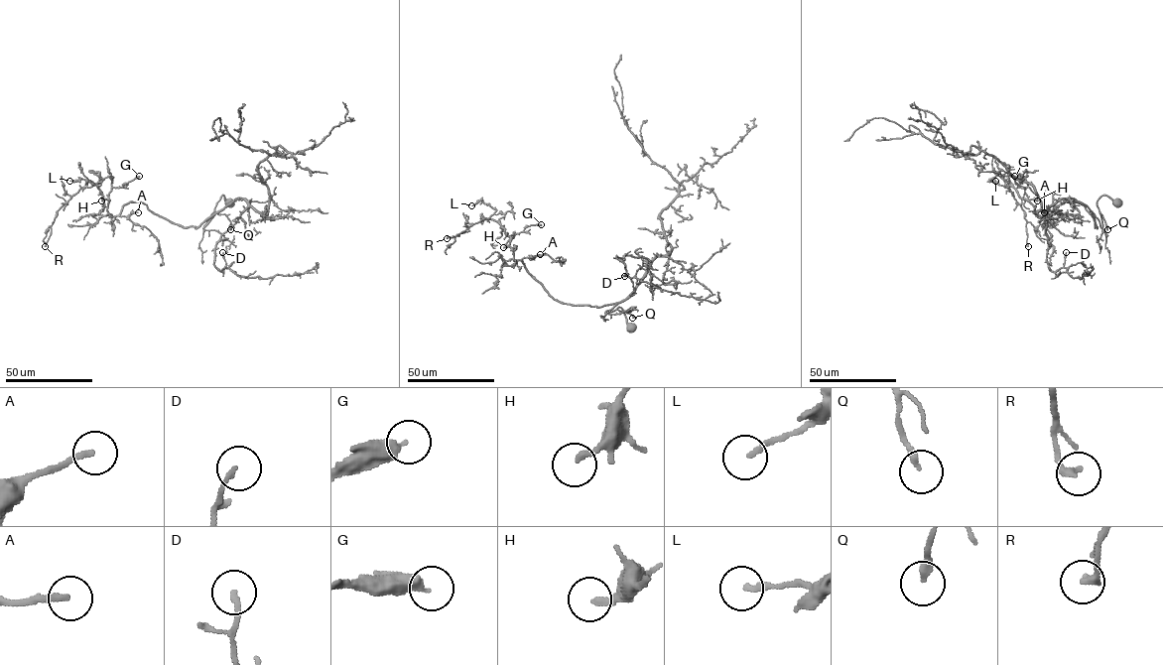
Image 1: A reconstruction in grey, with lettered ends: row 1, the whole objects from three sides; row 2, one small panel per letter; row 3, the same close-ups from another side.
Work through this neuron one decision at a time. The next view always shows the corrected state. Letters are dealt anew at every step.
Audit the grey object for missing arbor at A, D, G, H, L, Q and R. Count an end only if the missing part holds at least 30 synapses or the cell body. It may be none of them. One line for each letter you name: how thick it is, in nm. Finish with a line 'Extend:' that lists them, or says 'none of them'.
A: calibre 200 nm
G: calibre 400 nm
Extend: A, G

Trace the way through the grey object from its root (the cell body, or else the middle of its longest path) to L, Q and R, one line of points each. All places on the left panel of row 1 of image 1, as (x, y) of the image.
L: (230, 202), (222, 195), (203, 227), (214, 214), (184, 227), (139, 201), (111, 216), (95, 184), (69, 181)
Q: (230, 202), (222, 195), (214, 210), (226, 215), (230, 229)
R: (230, 202), (222, 195), (203, 227), (214, 214), (184, 227), (139, 201), (111, 216), (88, 181), (45, 246)

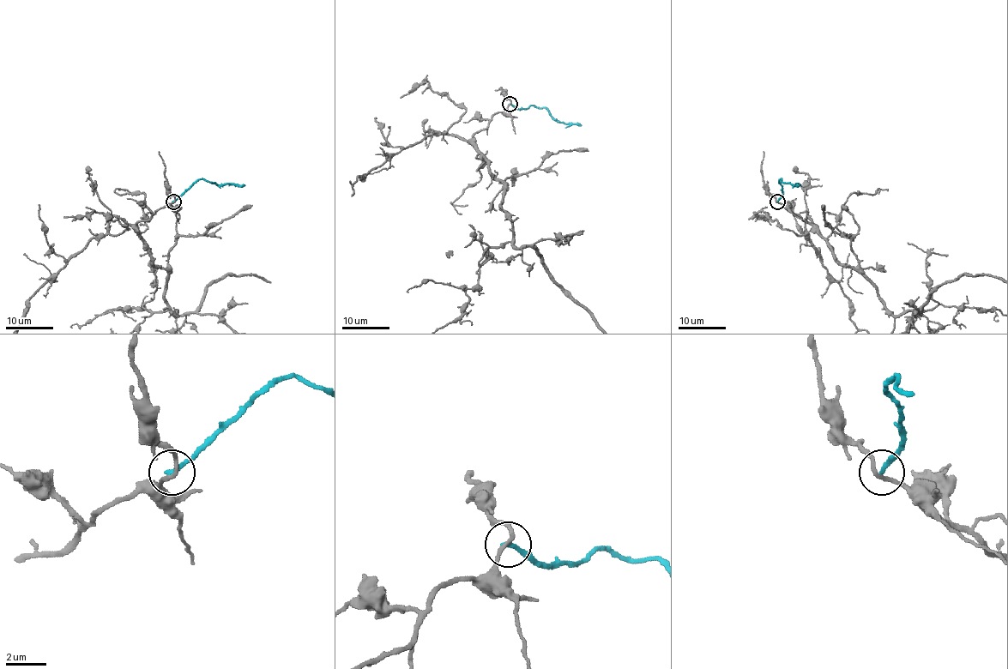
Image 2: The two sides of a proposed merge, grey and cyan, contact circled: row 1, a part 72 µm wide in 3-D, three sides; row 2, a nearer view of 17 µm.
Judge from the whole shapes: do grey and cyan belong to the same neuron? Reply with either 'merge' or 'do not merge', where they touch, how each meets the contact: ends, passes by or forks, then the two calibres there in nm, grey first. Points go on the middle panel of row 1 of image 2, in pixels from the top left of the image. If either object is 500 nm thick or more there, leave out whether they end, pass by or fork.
do not merge; at (510, 104); grey passes by; cyan ends there; 190 nm thick on the grey side, 240 nm on the other

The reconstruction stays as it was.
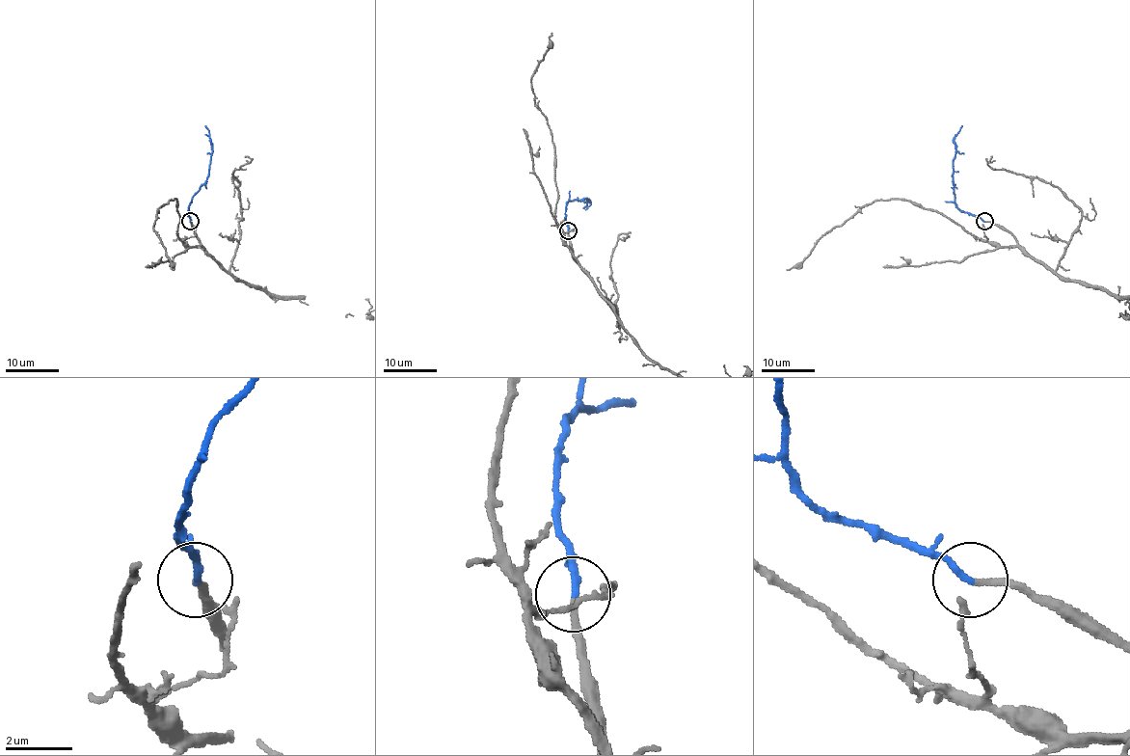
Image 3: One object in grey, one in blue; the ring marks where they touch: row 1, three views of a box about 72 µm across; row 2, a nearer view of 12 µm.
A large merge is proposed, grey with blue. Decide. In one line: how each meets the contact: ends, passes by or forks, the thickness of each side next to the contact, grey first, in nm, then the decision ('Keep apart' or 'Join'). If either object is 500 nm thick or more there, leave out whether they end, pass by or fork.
At the ring grey passes by. At the ring blue ends. Thickness 130 nm (grey) against 200 nm. Join

